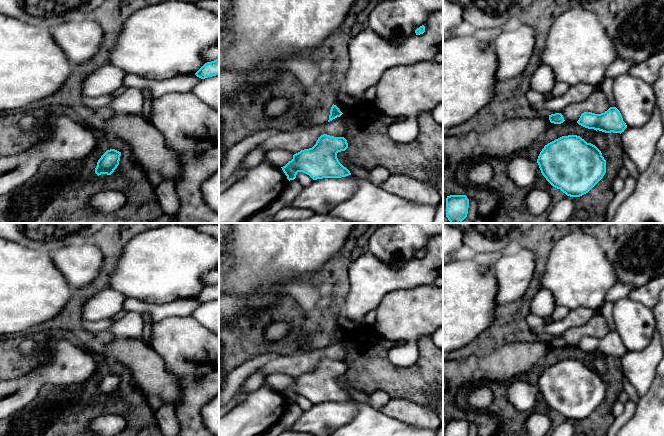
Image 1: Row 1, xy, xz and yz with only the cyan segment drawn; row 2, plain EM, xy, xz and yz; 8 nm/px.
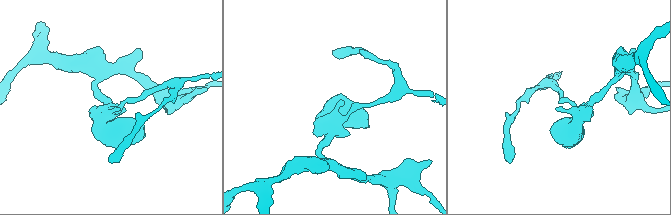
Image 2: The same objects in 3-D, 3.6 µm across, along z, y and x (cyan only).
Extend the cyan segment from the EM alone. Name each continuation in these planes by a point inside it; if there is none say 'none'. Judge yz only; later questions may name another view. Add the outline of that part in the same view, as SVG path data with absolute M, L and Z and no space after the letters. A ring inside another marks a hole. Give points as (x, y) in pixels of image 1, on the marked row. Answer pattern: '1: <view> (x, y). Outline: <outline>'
none

